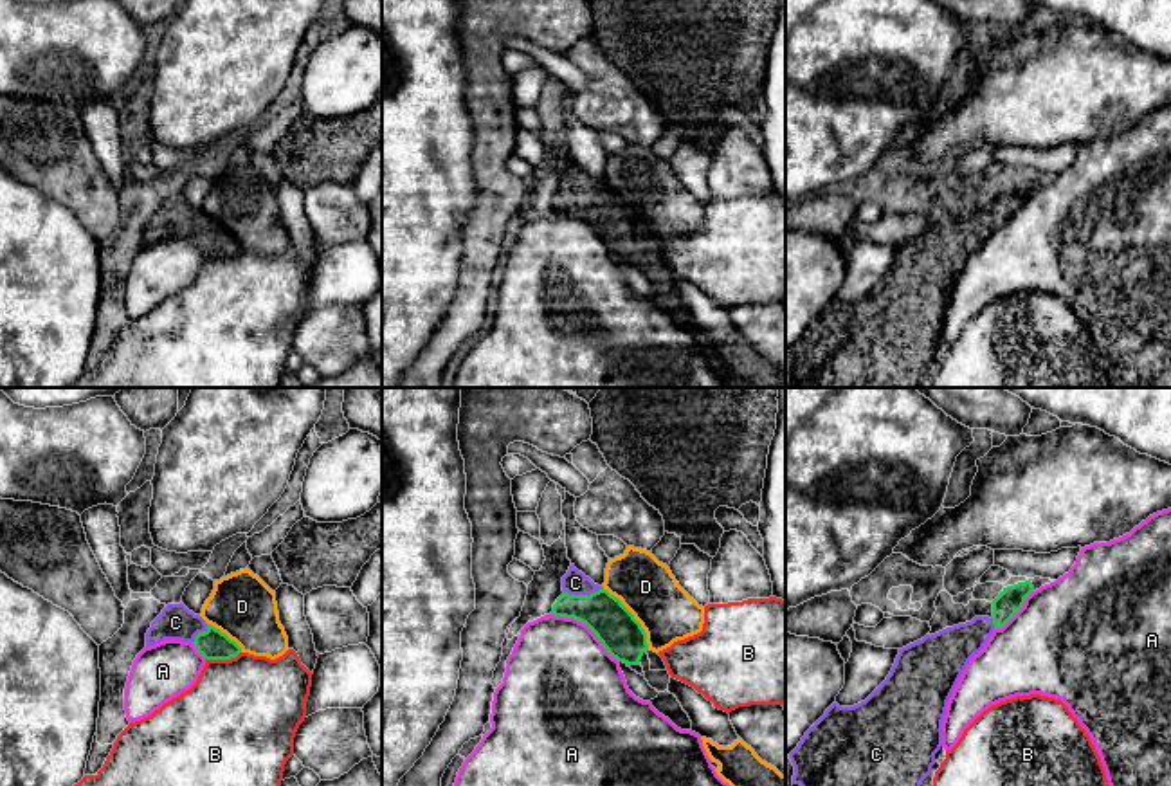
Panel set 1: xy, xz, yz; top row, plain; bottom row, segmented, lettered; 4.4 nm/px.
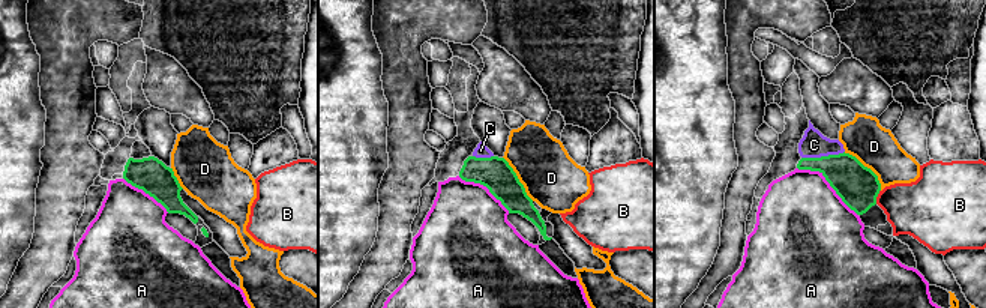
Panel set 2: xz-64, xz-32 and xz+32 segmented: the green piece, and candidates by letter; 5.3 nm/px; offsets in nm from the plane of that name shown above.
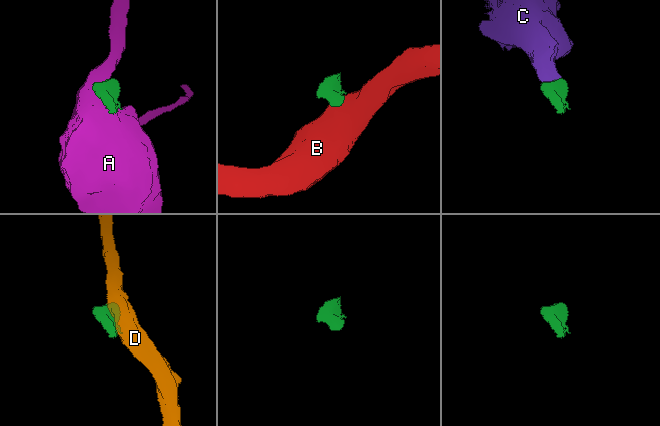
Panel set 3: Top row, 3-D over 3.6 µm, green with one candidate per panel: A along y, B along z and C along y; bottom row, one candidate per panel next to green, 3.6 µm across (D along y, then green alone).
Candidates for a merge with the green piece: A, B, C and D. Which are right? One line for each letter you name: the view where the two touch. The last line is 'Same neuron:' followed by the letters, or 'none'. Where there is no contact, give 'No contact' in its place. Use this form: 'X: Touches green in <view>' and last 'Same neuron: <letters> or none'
C: Touches green in xz
Same neuron: C

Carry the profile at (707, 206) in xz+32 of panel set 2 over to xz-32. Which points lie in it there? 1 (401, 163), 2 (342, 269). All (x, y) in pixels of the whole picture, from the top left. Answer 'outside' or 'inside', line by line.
1: outside
2: inside

